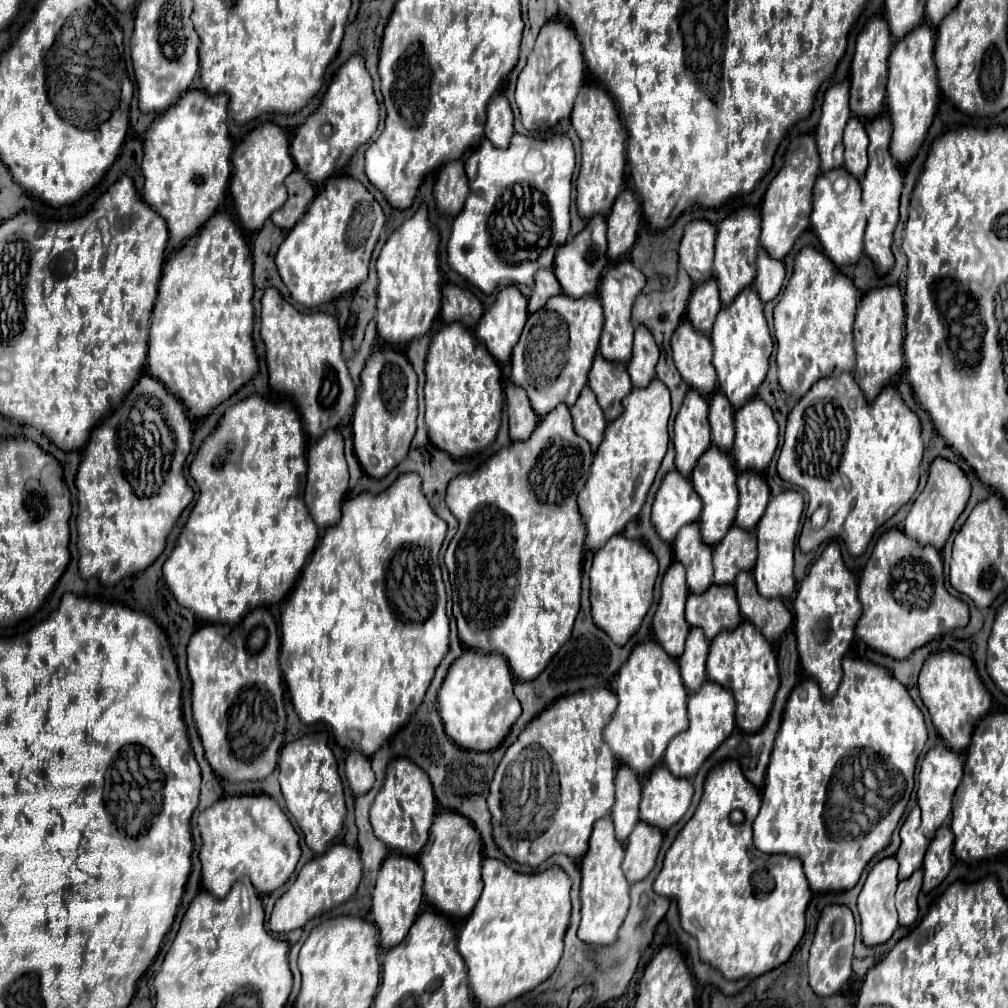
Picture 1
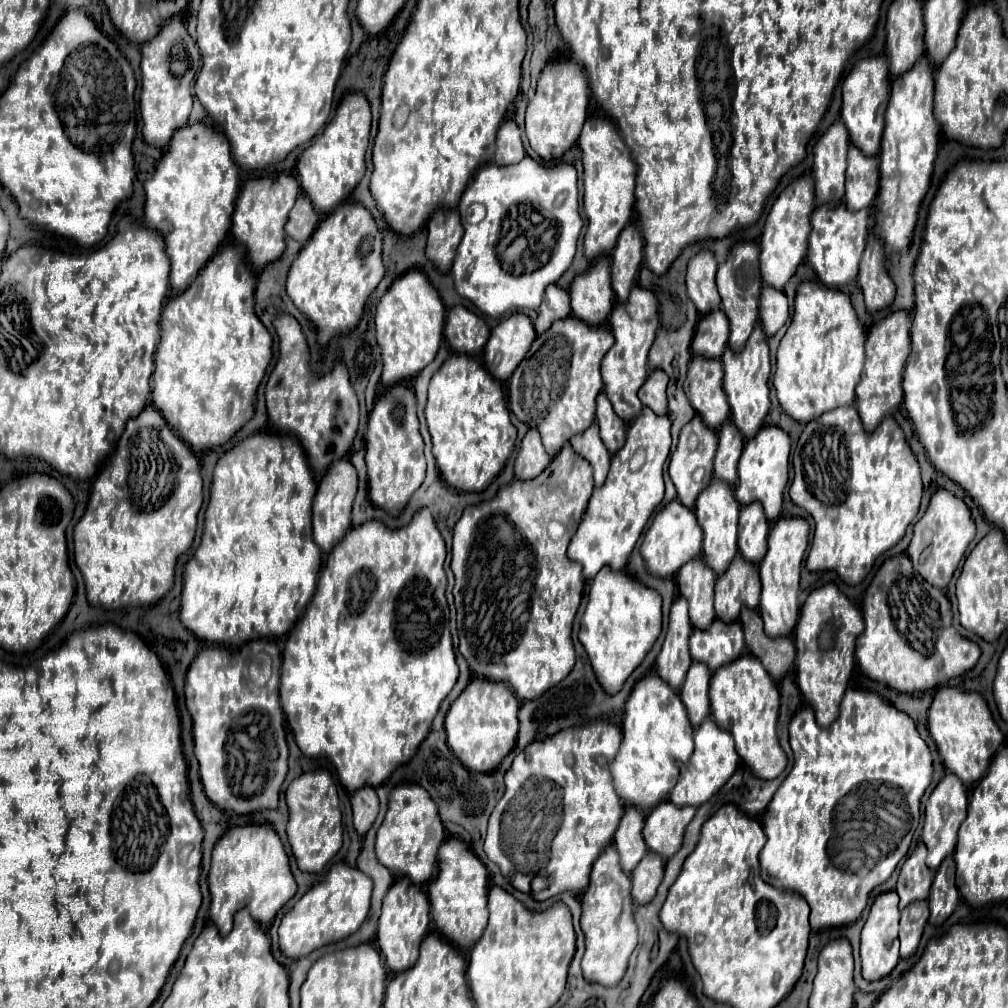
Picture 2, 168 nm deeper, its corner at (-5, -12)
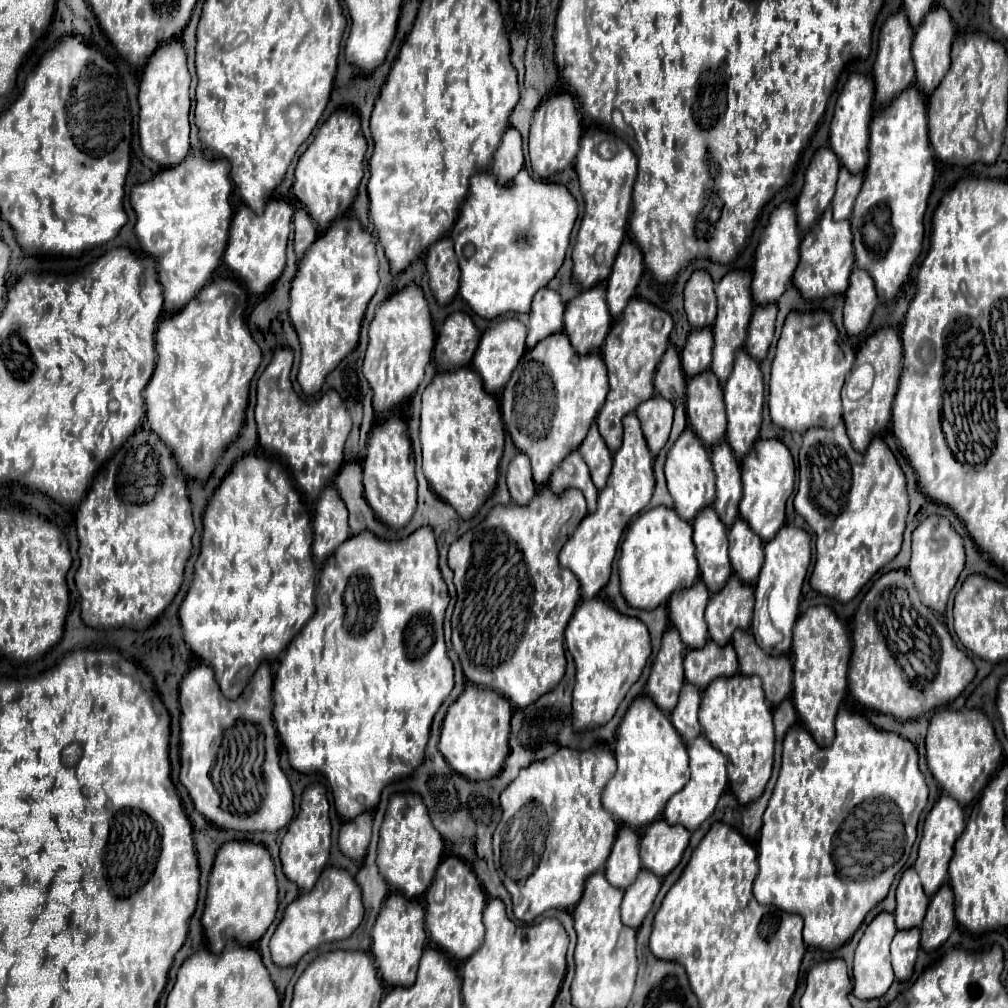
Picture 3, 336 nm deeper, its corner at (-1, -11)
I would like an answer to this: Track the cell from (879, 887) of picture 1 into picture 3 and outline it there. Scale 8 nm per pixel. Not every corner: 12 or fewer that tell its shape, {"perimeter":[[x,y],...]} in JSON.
{"perimeter":[[878,914],[854,952],[854,996],[882,998],[894,982],[894,916]]}

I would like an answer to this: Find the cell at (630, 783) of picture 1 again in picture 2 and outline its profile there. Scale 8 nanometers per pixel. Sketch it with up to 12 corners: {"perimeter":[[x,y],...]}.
{"perimeter":[[628,807],[614,835],[620,865],[630,873],[648,851],[644,813]]}

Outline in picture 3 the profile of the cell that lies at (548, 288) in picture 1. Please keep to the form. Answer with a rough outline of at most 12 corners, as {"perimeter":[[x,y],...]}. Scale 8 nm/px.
{"perimeter":[[536,292],[526,336],[528,350],[564,328],[558,292]]}

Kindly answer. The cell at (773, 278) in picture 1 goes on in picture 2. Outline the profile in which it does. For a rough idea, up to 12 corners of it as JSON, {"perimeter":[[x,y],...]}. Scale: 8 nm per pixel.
{"perimeter":[[764,285],[760,321],[772,337],[788,319],[784,291]]}

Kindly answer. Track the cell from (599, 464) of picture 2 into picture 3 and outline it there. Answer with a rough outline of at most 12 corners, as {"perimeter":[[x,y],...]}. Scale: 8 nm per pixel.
{"perimeter":[[578,450],[568,454],[550,480],[552,492],[582,490],[588,514],[596,510],[598,490]]}

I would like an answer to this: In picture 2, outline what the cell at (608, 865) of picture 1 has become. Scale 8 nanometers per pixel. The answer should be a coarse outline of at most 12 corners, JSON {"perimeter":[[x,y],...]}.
{"perimeter":[[614,845],[582,893],[588,981],[612,987],[636,947],[630,877]]}

